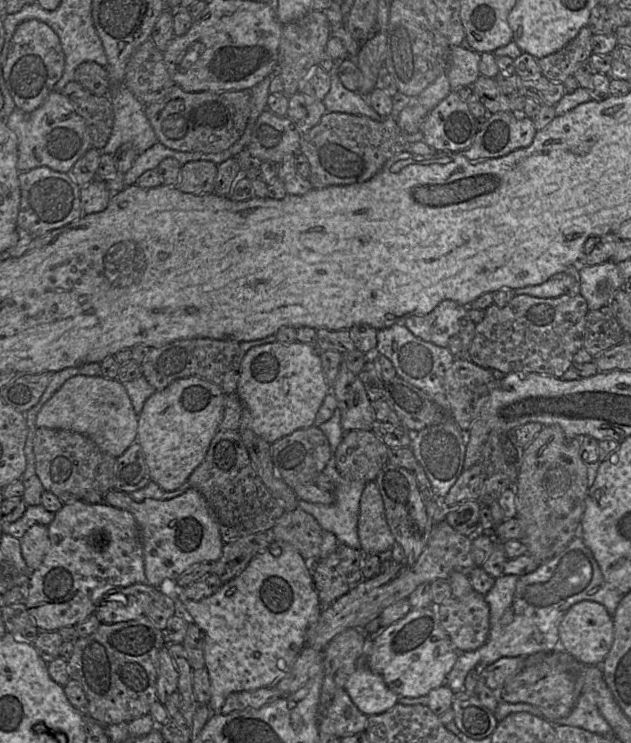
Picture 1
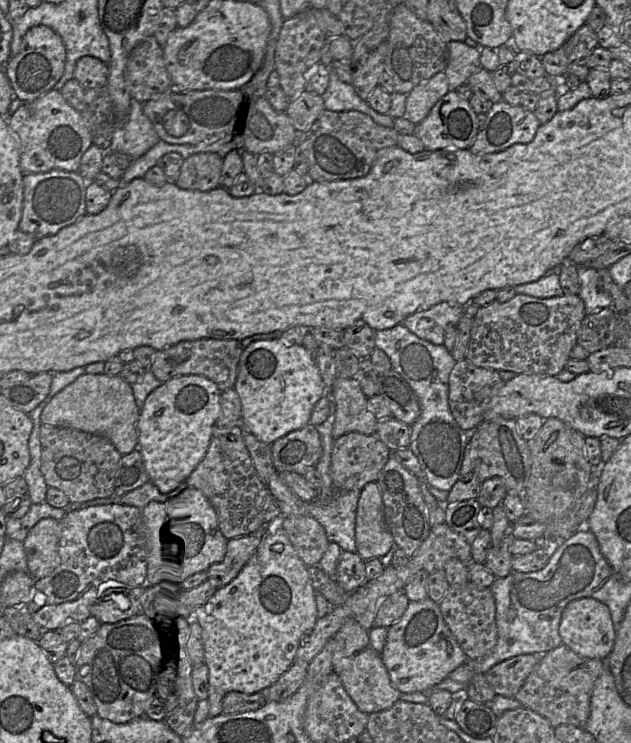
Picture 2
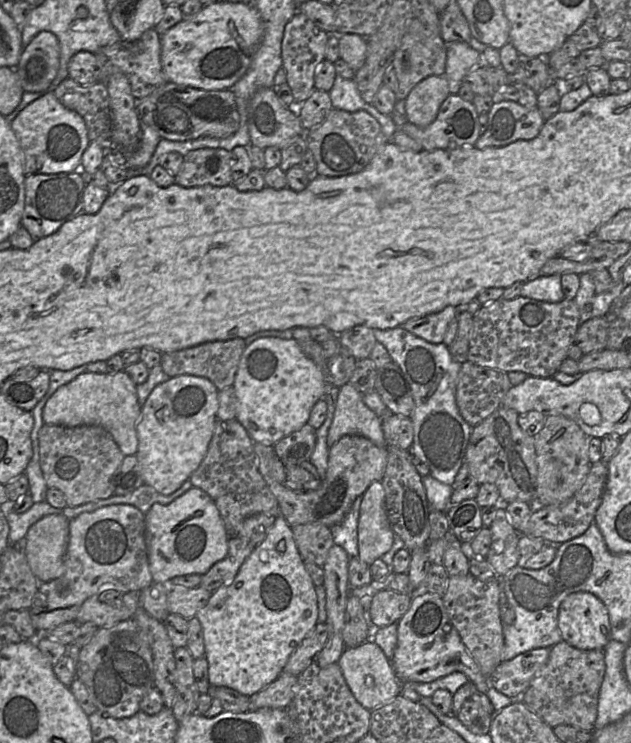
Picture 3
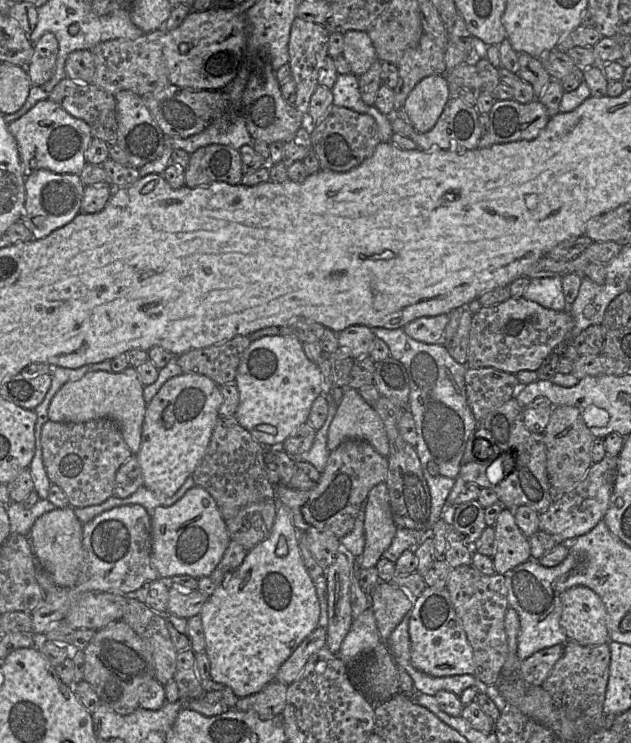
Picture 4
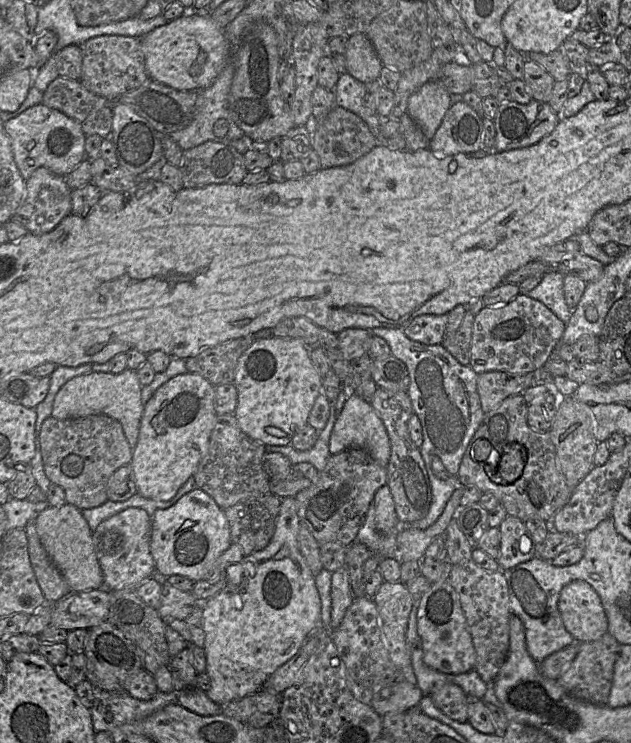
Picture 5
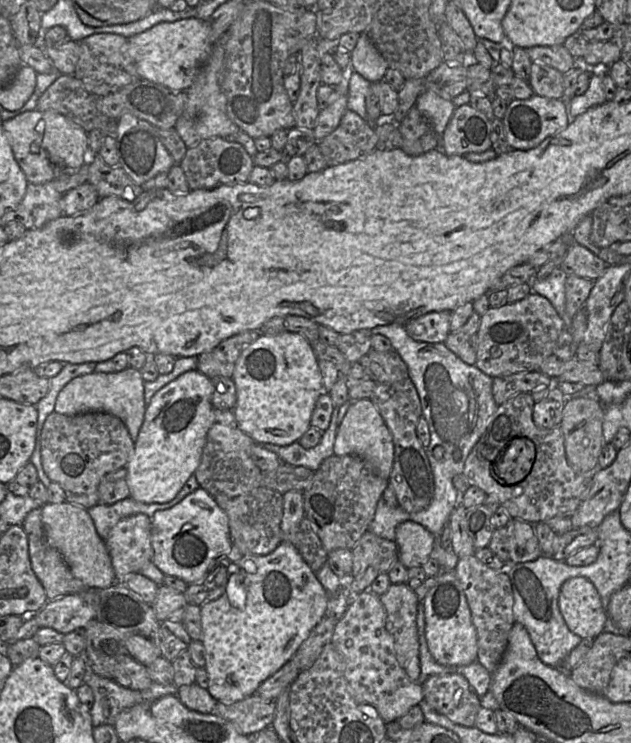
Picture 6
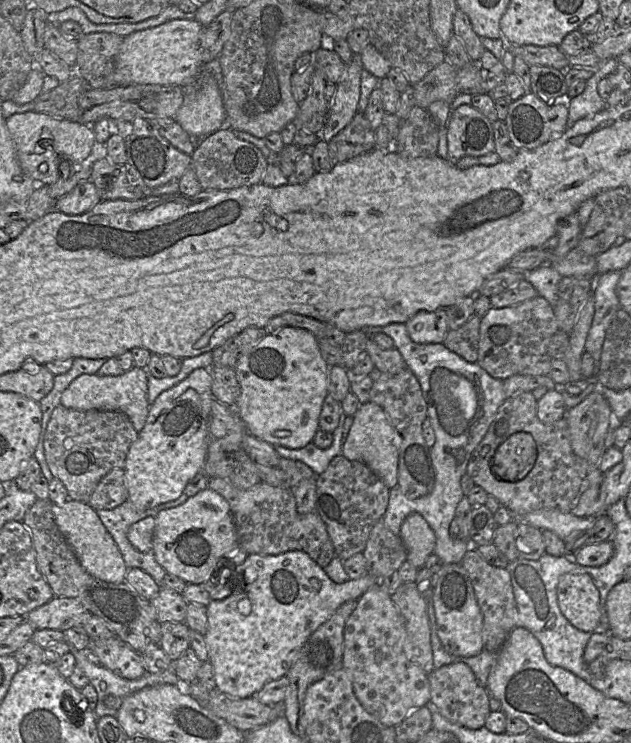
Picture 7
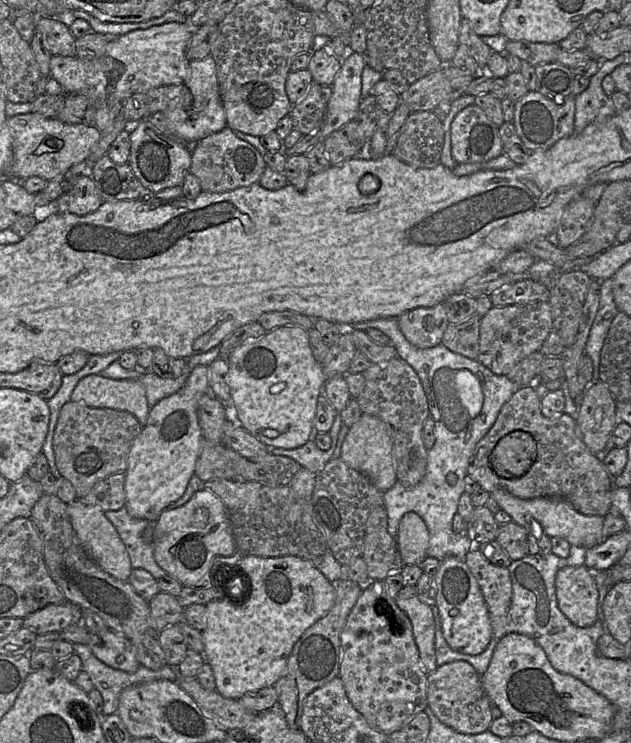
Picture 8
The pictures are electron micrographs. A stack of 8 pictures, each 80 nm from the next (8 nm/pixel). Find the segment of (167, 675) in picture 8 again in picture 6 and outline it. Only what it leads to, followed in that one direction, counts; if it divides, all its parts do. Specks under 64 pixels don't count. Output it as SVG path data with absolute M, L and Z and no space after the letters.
M87 665L84 683L92 688L94 704L91 708L93 726L113 725L117 716L125 709L143 703L153 702L166 695L177 695L175 684L161 685L153 682L143 691L131 690L115 680L95 674Z

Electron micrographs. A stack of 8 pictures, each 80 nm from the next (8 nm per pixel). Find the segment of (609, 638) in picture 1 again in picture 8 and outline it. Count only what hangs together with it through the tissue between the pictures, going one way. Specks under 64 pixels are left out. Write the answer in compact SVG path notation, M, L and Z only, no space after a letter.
M585 565L561 568L555 588L559 609L574 625L589 627L598 620L599 592L593 571Z

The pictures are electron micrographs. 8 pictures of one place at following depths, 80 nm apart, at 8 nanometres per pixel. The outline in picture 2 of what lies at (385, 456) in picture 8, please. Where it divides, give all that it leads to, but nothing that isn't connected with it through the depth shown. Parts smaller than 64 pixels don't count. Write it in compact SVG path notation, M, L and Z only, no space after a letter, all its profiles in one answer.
M337 378L332 386L332 396L336 404L336 417L332 430L334 440L351 432L376 435L378 420L369 408L369 399L362 392L357 379Z

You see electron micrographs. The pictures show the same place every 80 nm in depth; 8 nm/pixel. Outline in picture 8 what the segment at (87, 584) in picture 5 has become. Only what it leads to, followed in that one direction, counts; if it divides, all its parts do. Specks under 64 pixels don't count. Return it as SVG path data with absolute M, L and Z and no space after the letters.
M76 499L67 504L67 513L80 544L90 558L112 577L128 581L133 569L129 555L115 527L105 517L104 512L98 507L86 505Z

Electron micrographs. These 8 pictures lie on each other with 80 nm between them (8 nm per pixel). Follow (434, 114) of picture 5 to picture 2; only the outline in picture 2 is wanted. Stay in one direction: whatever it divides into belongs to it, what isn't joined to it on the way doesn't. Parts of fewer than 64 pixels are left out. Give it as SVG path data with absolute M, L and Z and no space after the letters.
M439 72L432 78L422 81L407 95L404 117L415 125L420 124L434 105L449 91L445 72Z

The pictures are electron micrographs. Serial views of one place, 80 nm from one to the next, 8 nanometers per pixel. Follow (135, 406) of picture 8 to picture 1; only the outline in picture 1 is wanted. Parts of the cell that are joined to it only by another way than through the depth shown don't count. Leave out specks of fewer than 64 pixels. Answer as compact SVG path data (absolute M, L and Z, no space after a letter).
M76 375L67 379L41 407L36 416L36 426L83 434L103 452L117 458L137 441L138 415L124 384L117 378Z

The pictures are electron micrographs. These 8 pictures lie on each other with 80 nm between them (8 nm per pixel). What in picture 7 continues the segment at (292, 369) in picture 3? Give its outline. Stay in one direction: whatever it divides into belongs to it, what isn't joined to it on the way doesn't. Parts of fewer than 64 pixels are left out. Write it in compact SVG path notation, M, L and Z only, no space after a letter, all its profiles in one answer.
M285 326L265 336L238 359L235 371L240 395L233 409L252 436L274 446L288 449L303 448L313 441L319 430L318 420L328 395L330 366L323 359L317 338L305 329Z

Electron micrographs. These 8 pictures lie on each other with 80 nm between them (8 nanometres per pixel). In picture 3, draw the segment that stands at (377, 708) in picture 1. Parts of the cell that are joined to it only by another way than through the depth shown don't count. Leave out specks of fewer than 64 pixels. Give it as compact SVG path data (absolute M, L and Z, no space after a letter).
M371 639L355 648L346 648L338 664L343 677L357 702L372 711L386 705L402 693L403 683L397 678L391 661Z

